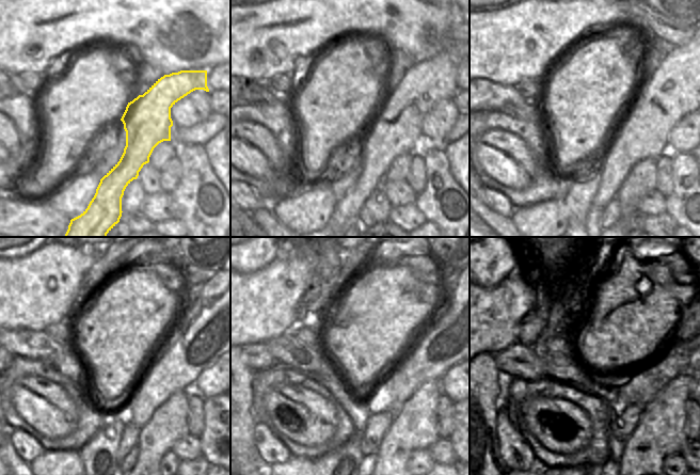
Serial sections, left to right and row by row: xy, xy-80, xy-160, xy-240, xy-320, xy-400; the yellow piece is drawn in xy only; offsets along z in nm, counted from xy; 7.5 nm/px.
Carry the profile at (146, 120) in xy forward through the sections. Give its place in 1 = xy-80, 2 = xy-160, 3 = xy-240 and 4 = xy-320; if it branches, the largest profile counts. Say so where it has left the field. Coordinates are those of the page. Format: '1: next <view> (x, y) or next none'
1: next xy-80 (394, 129)
2: next xy-160 (686, 76)
3: next xy-240 (193, 343)
4: next xy-320 (438, 347)

